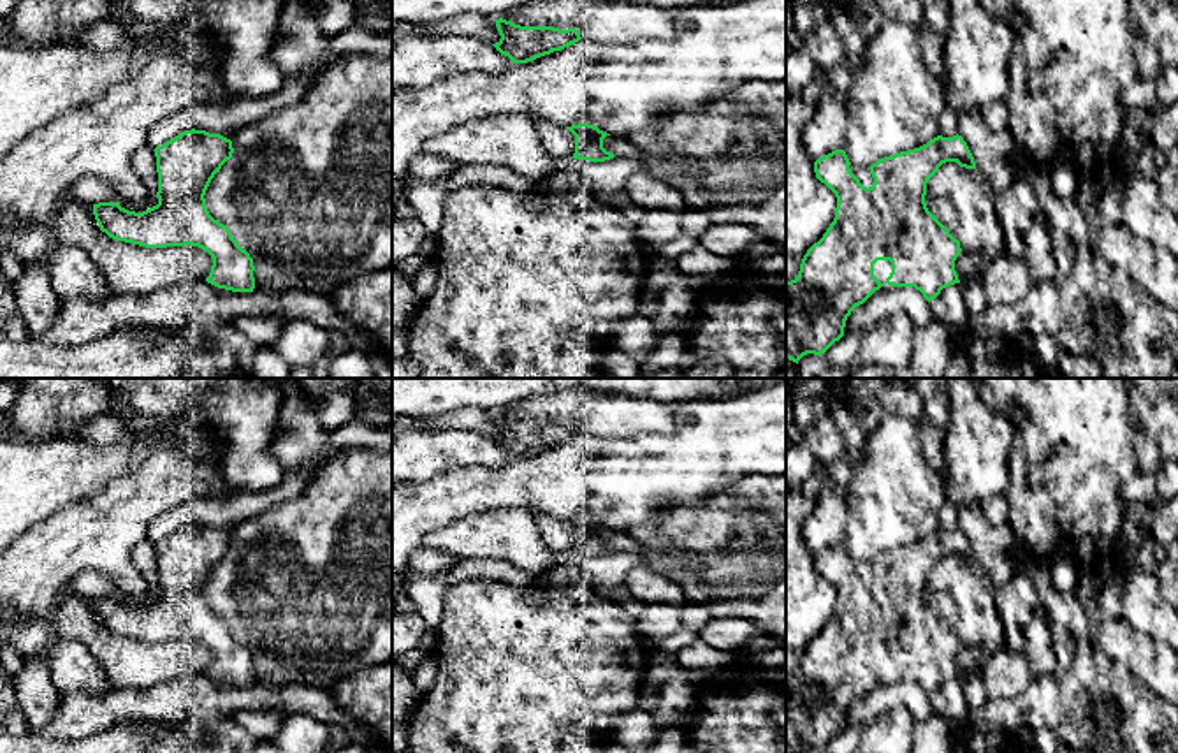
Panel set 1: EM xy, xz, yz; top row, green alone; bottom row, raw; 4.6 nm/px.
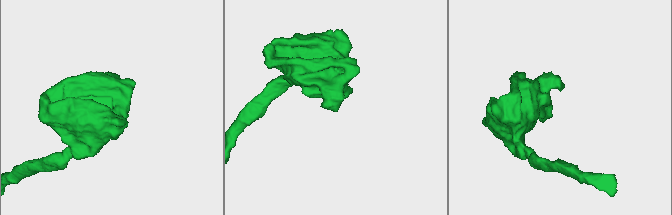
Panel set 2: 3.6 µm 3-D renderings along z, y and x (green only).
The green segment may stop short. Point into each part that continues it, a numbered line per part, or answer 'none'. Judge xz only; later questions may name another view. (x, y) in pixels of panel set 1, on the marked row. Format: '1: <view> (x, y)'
none

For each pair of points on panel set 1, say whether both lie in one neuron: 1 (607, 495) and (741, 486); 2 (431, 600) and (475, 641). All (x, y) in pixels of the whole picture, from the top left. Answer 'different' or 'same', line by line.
1: different
2: different

